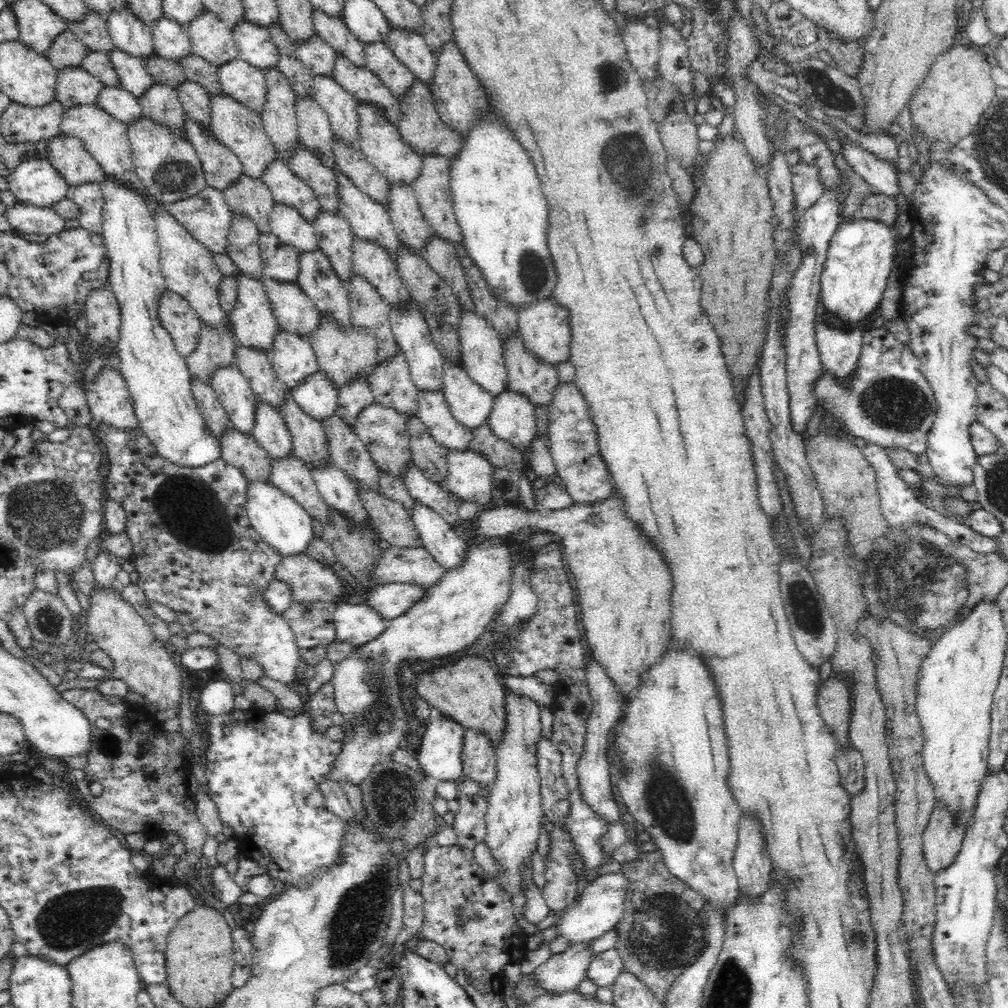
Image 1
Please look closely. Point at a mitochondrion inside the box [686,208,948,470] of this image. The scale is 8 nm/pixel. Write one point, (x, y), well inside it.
(892, 403)

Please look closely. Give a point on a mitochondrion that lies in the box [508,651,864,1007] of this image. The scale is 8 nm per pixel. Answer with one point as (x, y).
(665, 933)

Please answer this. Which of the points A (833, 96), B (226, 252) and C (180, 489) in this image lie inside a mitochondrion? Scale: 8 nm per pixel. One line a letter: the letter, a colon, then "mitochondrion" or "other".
A: mitochondrion
B: other
C: mitochondrion

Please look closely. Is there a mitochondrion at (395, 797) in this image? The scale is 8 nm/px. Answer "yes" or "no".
yes

